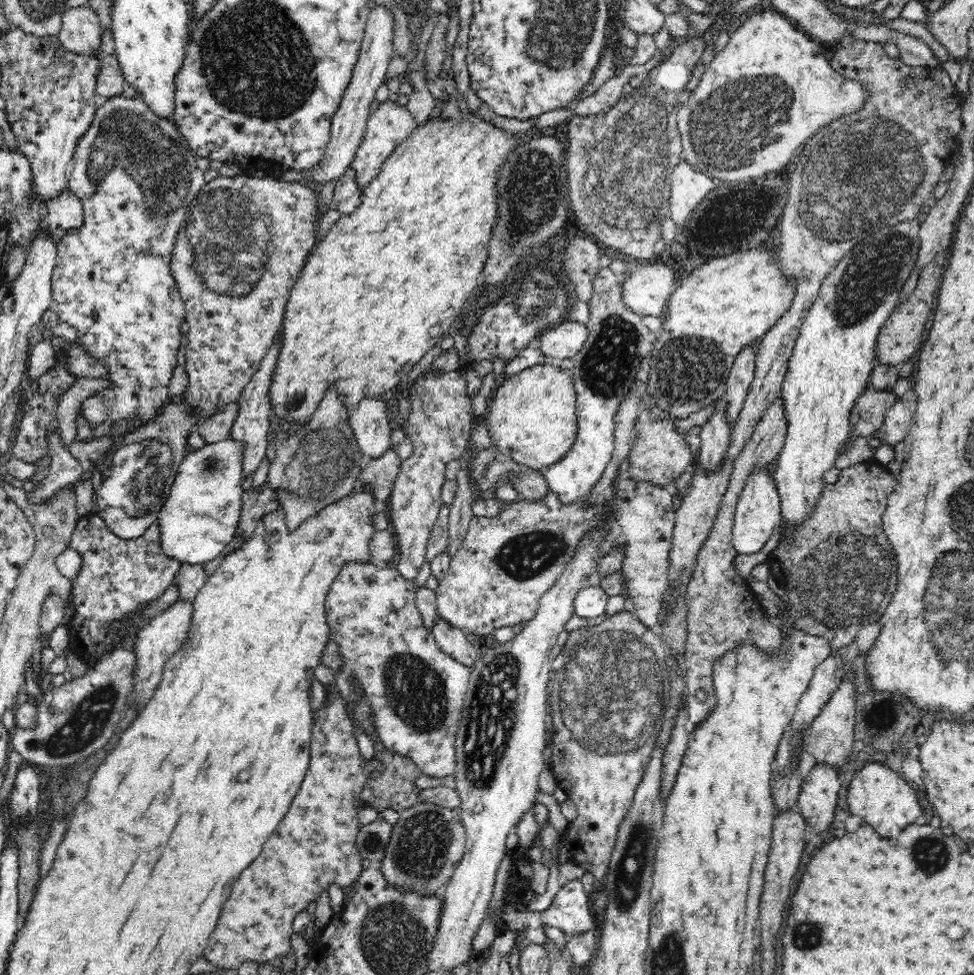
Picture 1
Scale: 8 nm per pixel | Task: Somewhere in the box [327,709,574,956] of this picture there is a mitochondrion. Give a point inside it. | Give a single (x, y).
(420, 850)

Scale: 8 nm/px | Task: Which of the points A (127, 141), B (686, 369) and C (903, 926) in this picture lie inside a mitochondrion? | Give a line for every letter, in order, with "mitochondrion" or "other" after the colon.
A: mitochondrion
B: mitochondrion
C: other

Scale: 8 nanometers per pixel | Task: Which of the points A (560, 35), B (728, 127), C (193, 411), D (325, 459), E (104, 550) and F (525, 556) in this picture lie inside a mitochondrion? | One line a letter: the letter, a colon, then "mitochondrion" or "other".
A: mitochondrion
B: mitochondrion
C: other
D: mitochondrion
E: other
F: mitochondrion

